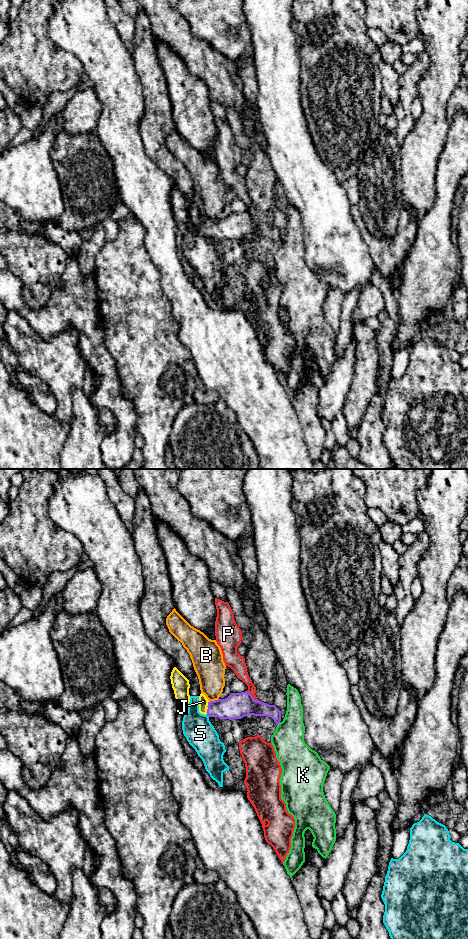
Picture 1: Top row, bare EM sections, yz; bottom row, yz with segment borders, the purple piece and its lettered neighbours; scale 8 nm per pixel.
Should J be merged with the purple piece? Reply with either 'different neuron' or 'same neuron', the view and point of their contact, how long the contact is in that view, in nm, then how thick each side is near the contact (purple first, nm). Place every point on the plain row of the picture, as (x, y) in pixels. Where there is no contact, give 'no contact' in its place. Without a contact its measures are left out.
same neuron; contact yz (207, 226); length 110 nm; calibres 200 and 80 nm

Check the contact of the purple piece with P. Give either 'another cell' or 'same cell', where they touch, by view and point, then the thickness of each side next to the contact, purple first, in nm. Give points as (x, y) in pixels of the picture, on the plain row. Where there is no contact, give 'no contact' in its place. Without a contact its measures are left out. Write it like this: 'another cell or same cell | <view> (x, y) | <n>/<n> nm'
another cell | yz (252, 216) | 200/110 nm

